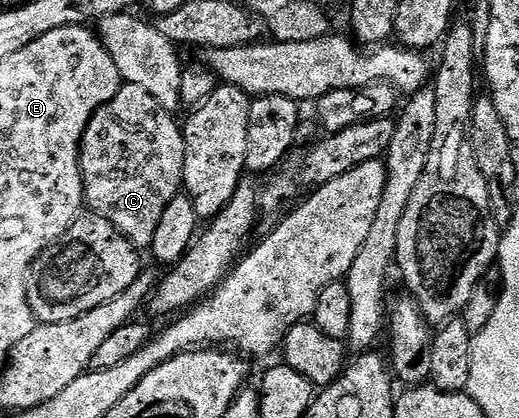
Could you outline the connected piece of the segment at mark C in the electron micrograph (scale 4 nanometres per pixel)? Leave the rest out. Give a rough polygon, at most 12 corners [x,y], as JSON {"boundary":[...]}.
{"boundary":[[121,89],[81,143],[88,208],[137,248],[184,188],[180,122]]}

